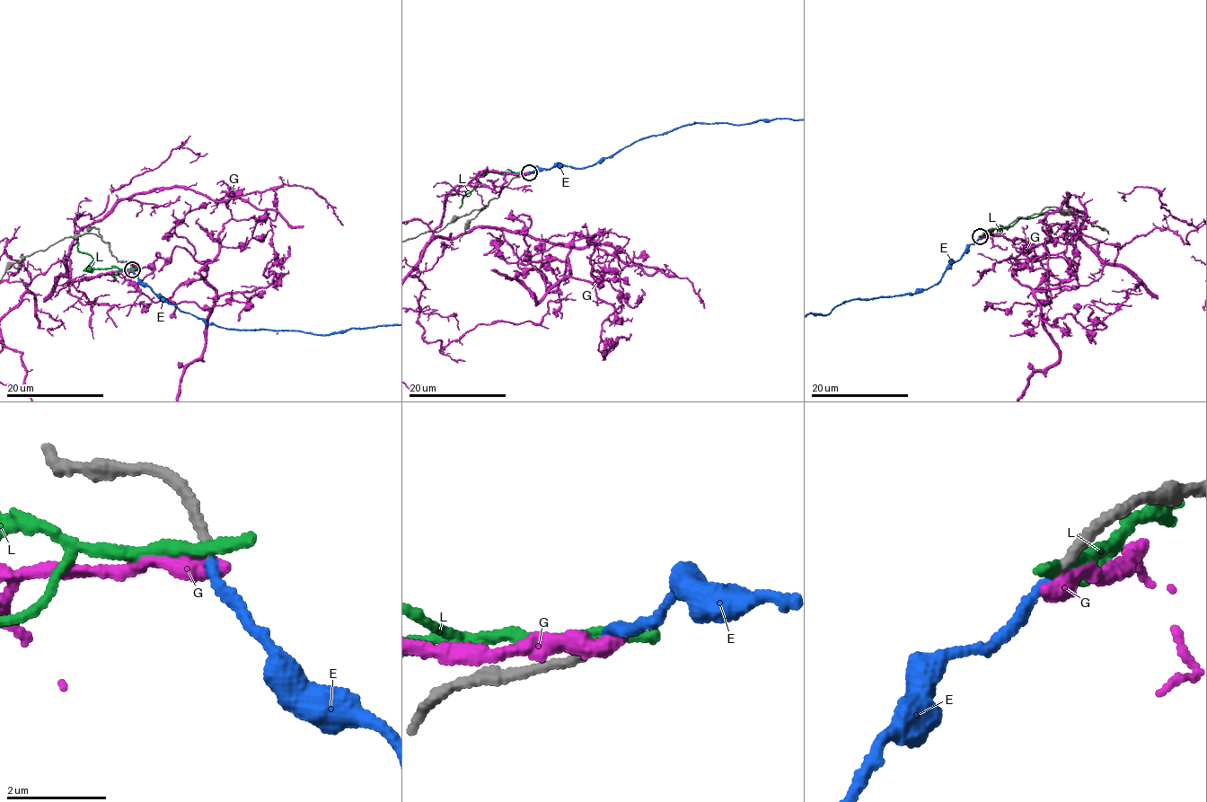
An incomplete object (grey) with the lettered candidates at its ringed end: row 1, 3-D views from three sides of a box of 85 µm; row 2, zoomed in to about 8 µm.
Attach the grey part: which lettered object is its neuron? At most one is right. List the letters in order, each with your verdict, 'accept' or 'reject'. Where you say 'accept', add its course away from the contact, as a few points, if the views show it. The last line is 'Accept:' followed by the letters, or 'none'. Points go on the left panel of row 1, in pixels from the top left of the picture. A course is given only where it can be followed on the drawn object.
E: accept
G: reject
L: reject
Accept: E

